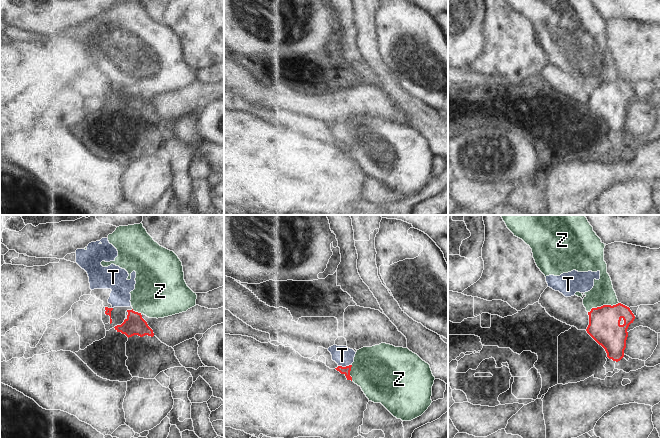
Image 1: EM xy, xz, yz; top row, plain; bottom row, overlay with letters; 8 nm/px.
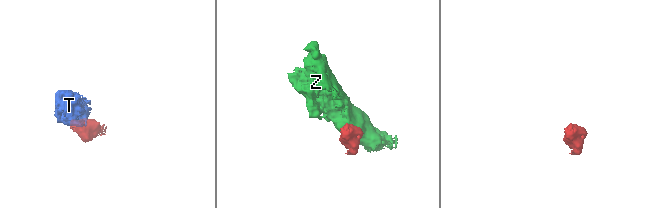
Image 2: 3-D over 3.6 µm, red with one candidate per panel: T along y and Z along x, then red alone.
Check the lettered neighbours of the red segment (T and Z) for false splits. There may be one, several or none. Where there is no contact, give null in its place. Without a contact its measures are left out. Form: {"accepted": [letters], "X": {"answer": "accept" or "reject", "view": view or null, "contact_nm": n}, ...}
{"accepted": [], "T": {"answer": "reject", "view": "xz", "contact_nm": 110}, "Z": {"answer": "reject", "view": "yz", "contact_nm": 260}}

